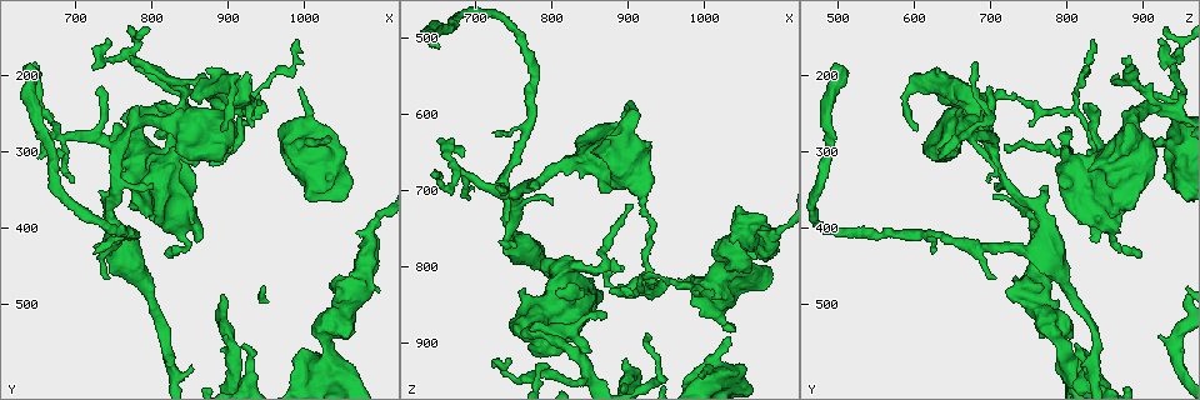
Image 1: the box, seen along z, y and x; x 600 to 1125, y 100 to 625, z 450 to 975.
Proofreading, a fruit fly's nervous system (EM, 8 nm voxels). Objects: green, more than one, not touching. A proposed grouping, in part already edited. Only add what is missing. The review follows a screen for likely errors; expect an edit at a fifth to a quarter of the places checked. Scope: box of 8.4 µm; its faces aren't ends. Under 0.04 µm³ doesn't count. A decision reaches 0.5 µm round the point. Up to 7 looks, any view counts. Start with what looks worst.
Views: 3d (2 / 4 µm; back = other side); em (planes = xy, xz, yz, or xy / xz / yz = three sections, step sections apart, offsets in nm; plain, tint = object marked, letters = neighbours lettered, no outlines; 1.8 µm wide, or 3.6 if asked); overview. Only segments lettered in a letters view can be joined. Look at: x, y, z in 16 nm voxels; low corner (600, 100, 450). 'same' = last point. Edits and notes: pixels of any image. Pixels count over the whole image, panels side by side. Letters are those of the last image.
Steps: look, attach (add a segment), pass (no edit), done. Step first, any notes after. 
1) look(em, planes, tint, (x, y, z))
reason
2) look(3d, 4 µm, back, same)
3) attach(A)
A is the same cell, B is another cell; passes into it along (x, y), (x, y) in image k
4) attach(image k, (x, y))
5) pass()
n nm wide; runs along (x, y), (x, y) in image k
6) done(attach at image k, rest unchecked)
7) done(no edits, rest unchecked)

look(3d, 4 µm, (635, 185, 510))
an open end

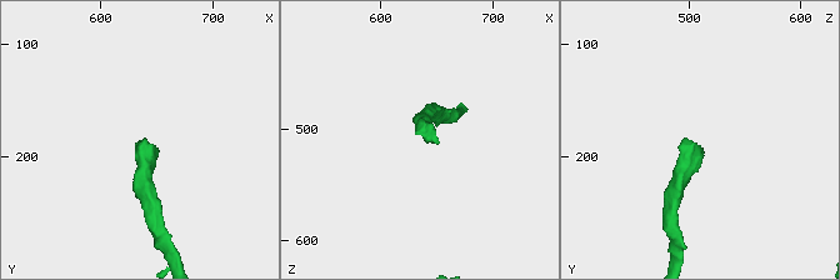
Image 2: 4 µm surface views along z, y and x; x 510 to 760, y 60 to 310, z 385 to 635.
look(em, planes, letters, (636, 188, 508))
shape alone is not enough

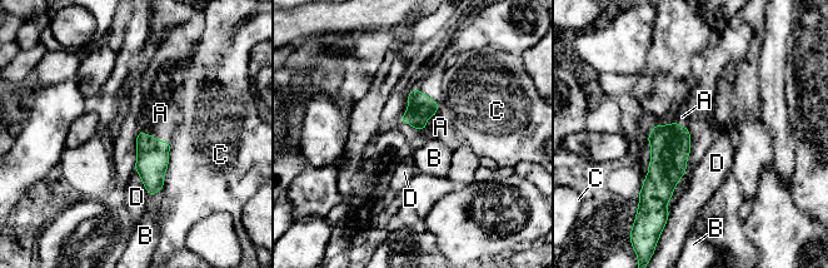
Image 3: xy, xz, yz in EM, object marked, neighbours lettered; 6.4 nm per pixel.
attach(A)
A is the same cell, B, C and D are other cells; passes into it along (420, 107), (429, 115), (440, 127) in image 3; it goes on there

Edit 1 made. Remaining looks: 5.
look(overview)
see it whole again

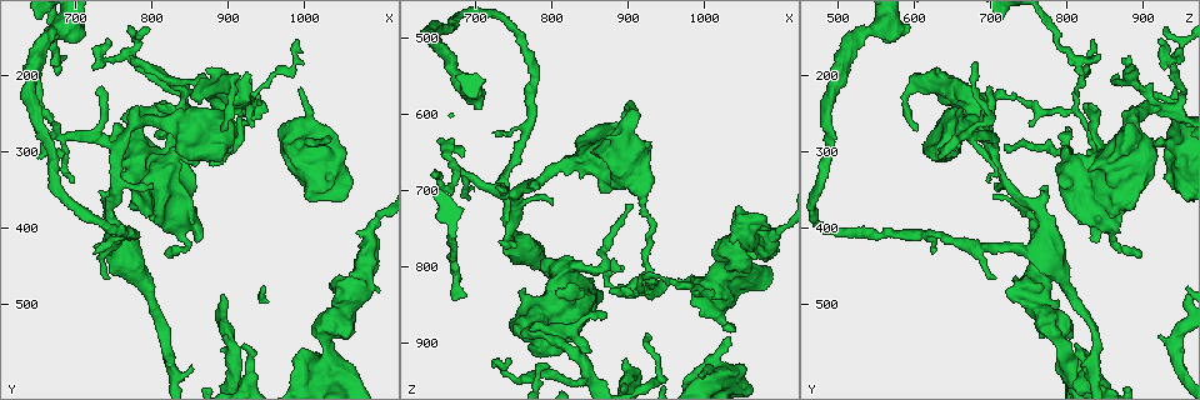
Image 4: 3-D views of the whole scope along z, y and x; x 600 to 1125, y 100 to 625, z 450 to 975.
look(3d, 4 µm, (895, 275, 605))
thin end

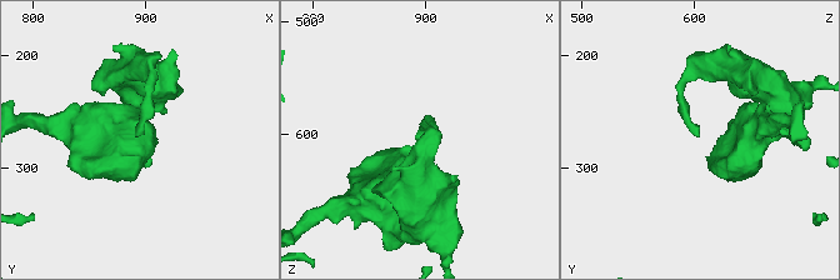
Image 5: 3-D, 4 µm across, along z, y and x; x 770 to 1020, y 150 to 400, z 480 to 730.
look(em, xz, step 16, tint, (894, 274, 602))

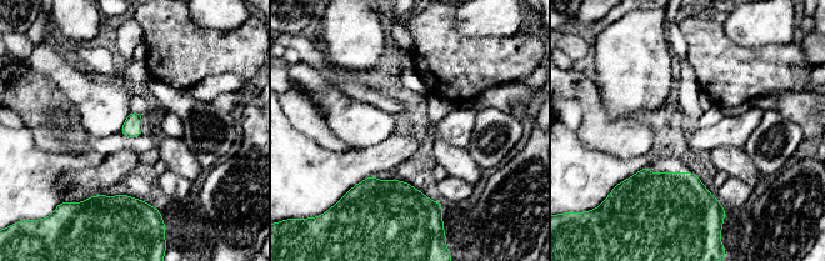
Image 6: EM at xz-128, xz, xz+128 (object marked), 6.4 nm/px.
look(em, xz, step 16, letters, same)

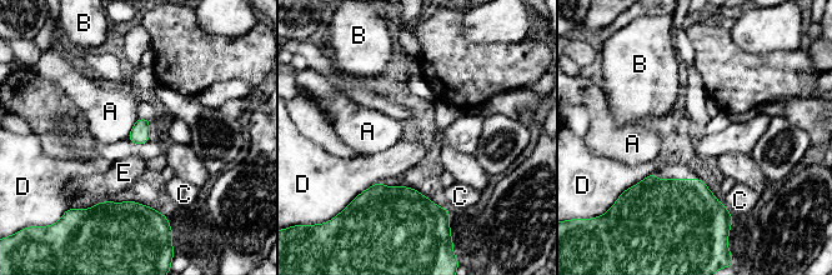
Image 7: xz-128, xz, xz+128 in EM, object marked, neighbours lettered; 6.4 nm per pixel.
pass()
A, B, C, D and E are other cells; border along (381, 181), (370, 185), (355, 196) in image 7; none of them fits

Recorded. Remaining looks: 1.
look(em, planes, letters, (920, 230, 730))
sudden change in width

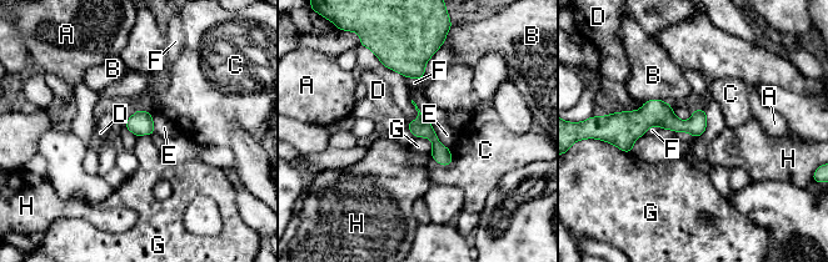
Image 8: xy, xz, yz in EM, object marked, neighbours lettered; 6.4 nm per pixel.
pass()
A, B, C, D, E, F, G and H are other cells; border along (415, 137), (427, 137), (432, 152) in image 8; none of them fits

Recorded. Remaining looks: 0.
done(attach at image 3, rest unchecked)

